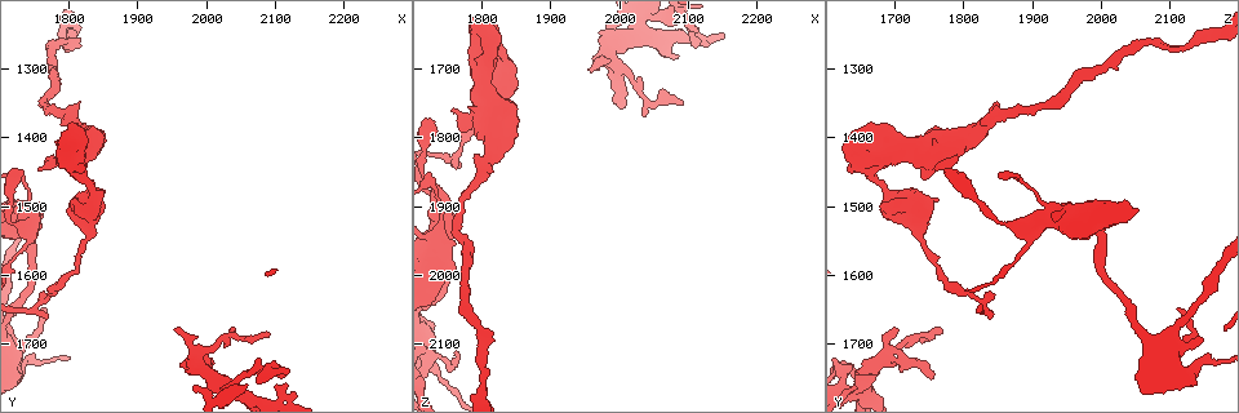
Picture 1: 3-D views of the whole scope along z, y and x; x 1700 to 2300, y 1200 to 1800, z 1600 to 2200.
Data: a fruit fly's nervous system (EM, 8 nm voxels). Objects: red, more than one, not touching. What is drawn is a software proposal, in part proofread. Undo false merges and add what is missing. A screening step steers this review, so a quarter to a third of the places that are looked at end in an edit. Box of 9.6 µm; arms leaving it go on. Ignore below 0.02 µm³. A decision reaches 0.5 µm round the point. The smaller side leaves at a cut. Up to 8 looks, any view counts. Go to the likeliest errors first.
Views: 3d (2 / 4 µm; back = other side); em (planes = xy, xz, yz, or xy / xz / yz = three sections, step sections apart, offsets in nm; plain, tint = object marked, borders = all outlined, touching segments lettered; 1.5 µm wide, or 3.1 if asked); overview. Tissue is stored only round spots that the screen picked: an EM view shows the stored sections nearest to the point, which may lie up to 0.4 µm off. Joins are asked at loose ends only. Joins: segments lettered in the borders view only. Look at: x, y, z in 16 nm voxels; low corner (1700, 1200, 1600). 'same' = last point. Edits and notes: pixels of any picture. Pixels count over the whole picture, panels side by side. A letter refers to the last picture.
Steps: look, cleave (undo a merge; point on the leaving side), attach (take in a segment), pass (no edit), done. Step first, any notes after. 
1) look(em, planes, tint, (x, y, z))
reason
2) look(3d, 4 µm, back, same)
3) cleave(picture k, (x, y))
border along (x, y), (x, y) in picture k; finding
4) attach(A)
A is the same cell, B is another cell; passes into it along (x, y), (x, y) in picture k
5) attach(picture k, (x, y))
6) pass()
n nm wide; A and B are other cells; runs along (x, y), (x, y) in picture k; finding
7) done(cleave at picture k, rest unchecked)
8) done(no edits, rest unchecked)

look(em, planes, borders, (1755, 1645, 1830))
sharp bend

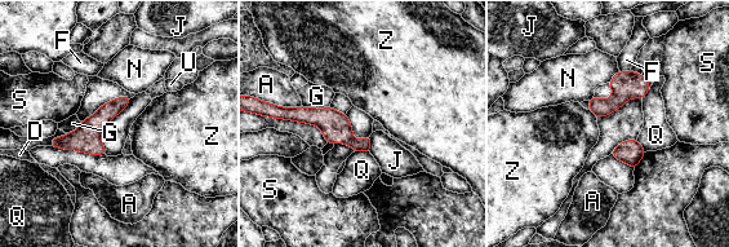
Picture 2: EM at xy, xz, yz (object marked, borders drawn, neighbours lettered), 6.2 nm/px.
pass()
A, D, F, G, J, N, Q, S, U and Z are other cells; runs along (272, 113), (328, 119), (367, 148) in picture 2; continuous, no second neuron

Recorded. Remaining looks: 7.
look(3d, 4 µm, back, (2010, 1745, 1750))
an open end

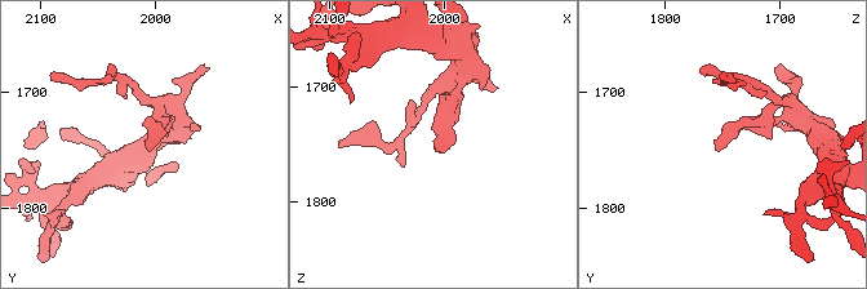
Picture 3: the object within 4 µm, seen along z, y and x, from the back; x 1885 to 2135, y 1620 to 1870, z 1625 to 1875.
look(em, planes, borders, (2008, 1752, 1752))
need the tissue

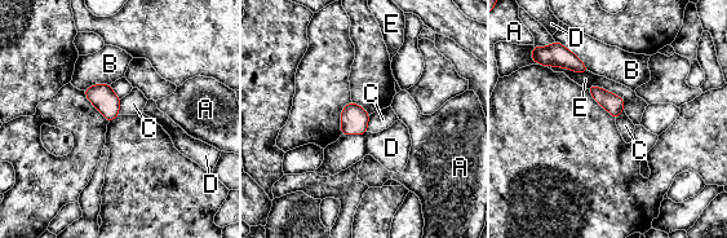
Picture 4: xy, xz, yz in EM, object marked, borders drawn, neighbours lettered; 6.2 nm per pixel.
pass()
E touches over 280 nm; A, B, C, D and E are other cells; border along (369, 115), (366, 131) in picture 4; none of them fits

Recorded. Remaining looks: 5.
look(em, xy, step 8, borders, (2105, 1750, 1645))
an open end

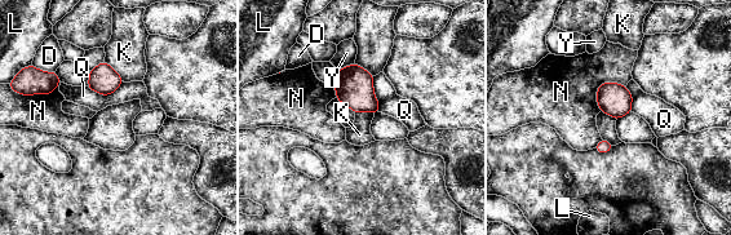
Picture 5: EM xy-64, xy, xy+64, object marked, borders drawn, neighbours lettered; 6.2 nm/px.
look(em, planes, borders, same)

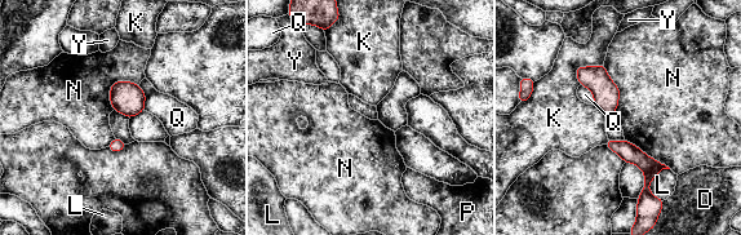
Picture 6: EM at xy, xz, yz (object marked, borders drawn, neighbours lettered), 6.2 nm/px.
pass()
N touches over 220 nm; D, K, L, N, P, Q and Y are other cells; border along (136, 83), (111, 85), (112, 109) in picture 6; no lettered segment goes on from it

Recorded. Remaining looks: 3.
done(no edits, rest unchecked)

